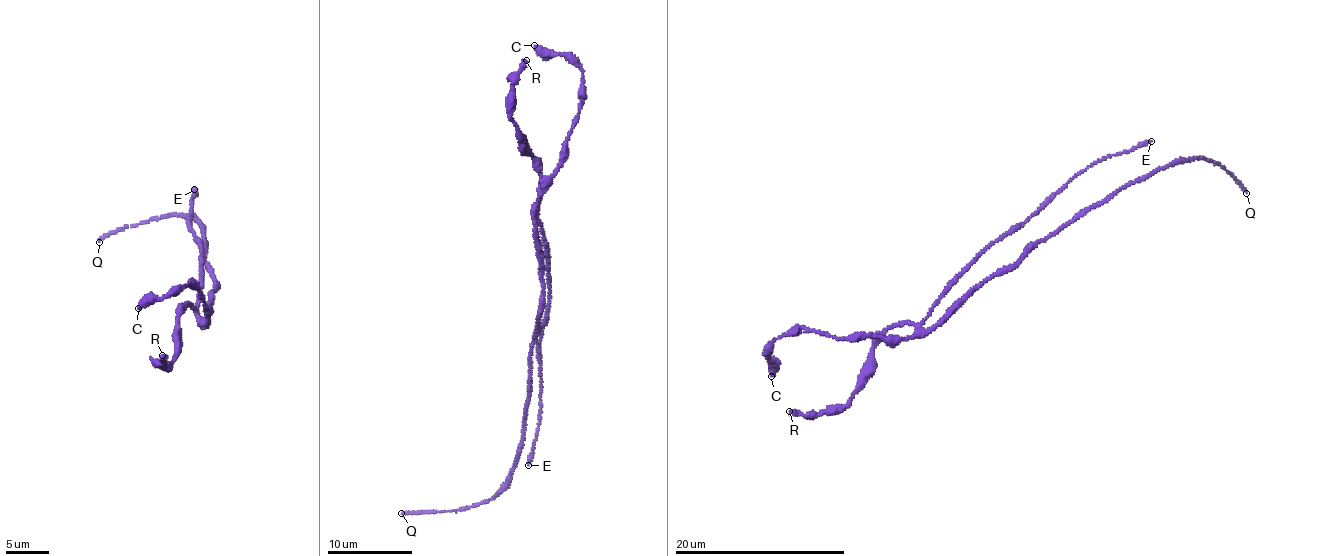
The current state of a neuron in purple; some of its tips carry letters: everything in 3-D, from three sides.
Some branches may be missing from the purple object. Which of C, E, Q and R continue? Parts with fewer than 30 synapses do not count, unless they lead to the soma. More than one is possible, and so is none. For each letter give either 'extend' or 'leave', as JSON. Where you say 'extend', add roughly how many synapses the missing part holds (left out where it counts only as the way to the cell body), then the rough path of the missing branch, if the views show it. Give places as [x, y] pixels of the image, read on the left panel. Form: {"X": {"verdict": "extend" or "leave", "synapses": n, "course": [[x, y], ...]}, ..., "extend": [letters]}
{"C": {"verdict": "leave"}, "E": {"verdict": "leave"}, "Q": {"verdict": "extend", "synapses": 170}, "R": {"verdict": "leave"}, "extend": ["Q"]}

